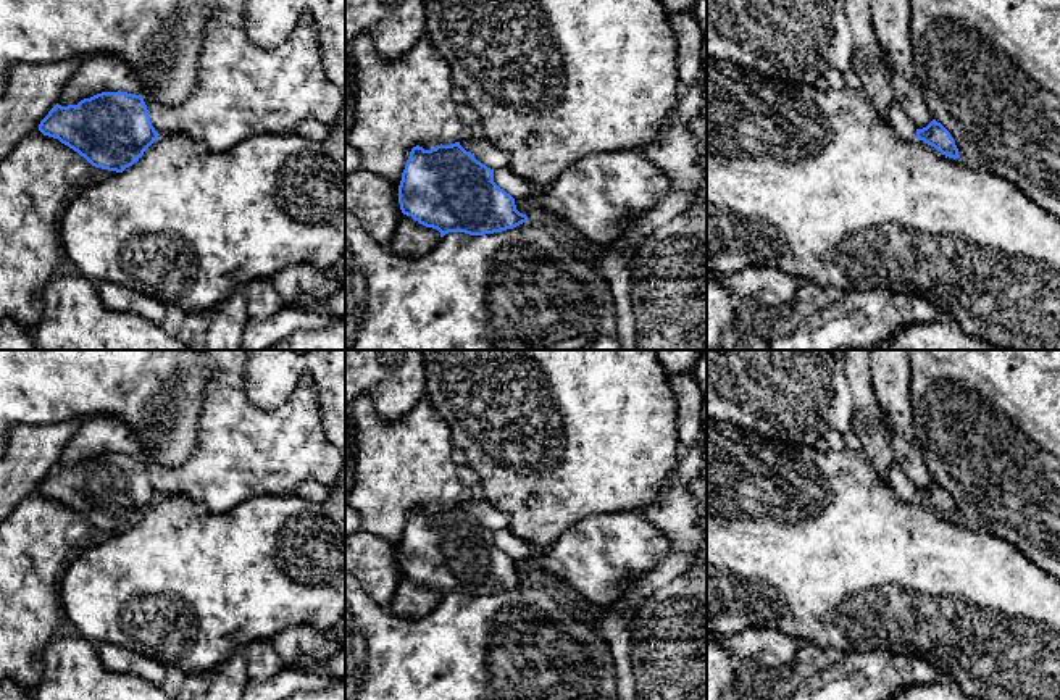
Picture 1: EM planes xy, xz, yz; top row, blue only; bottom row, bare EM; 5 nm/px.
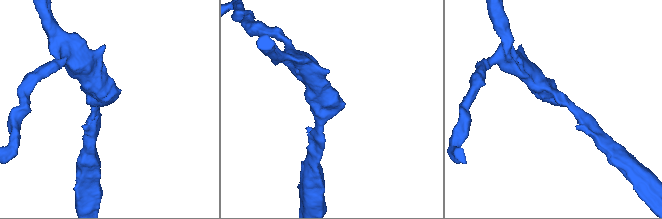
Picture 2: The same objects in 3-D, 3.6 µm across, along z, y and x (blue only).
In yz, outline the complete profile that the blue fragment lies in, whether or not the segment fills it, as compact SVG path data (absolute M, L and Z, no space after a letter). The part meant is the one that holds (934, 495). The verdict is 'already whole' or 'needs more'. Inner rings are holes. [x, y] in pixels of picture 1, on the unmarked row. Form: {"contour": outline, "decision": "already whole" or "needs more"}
{"contour": "M933 481L926 489L916 490L916 500L934 508L937 513L949 519L960 519L958 510L955 506L950 494L936 481Z", "decision": "already whole"}

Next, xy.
{"contour": "M102 453L77 466L55 466L40 482L44 497L58 500L92 527L123 534L158 500L140 456Z", "decision": "already whole"}

